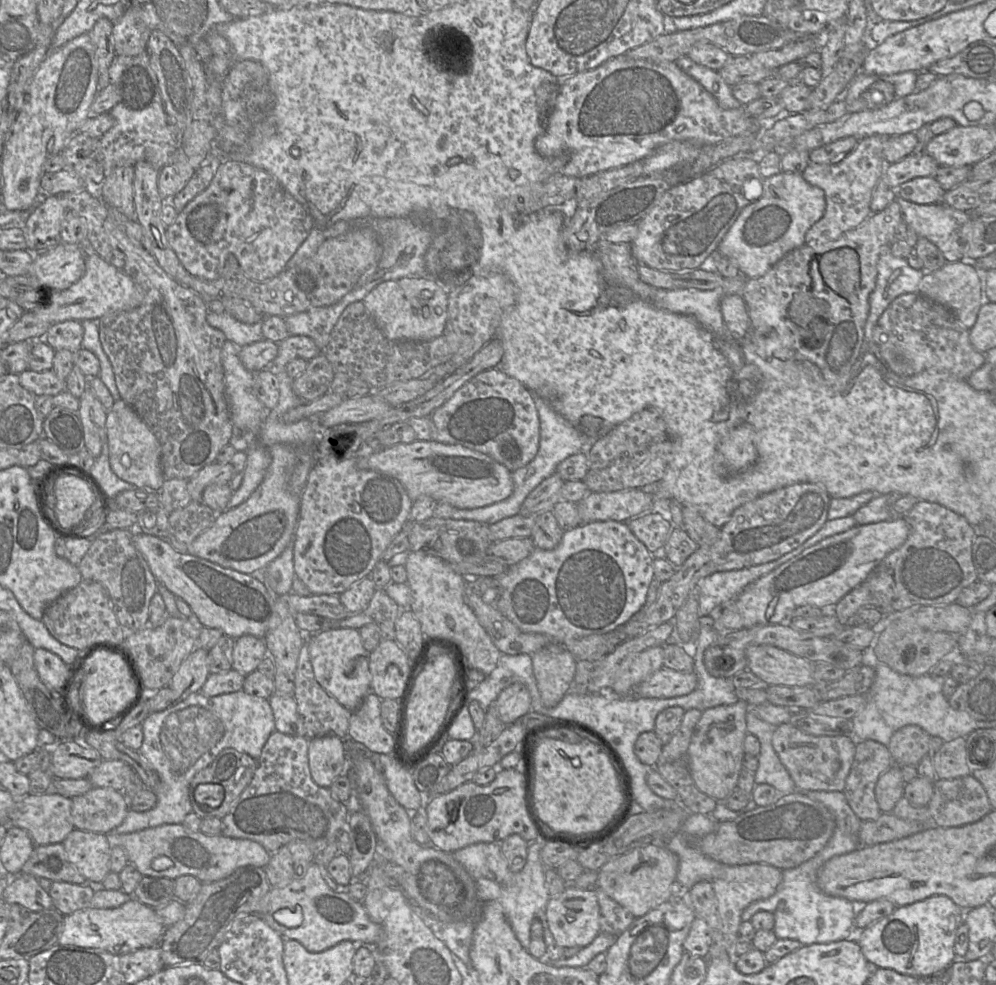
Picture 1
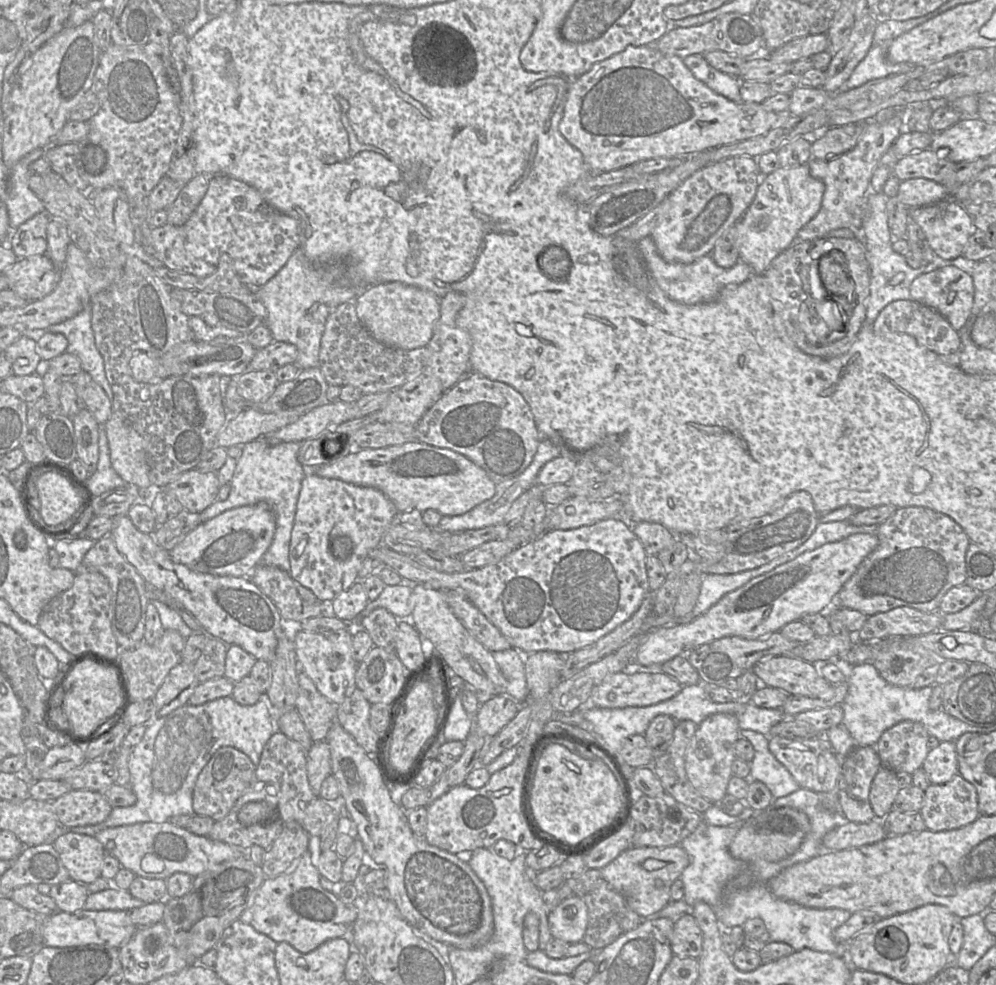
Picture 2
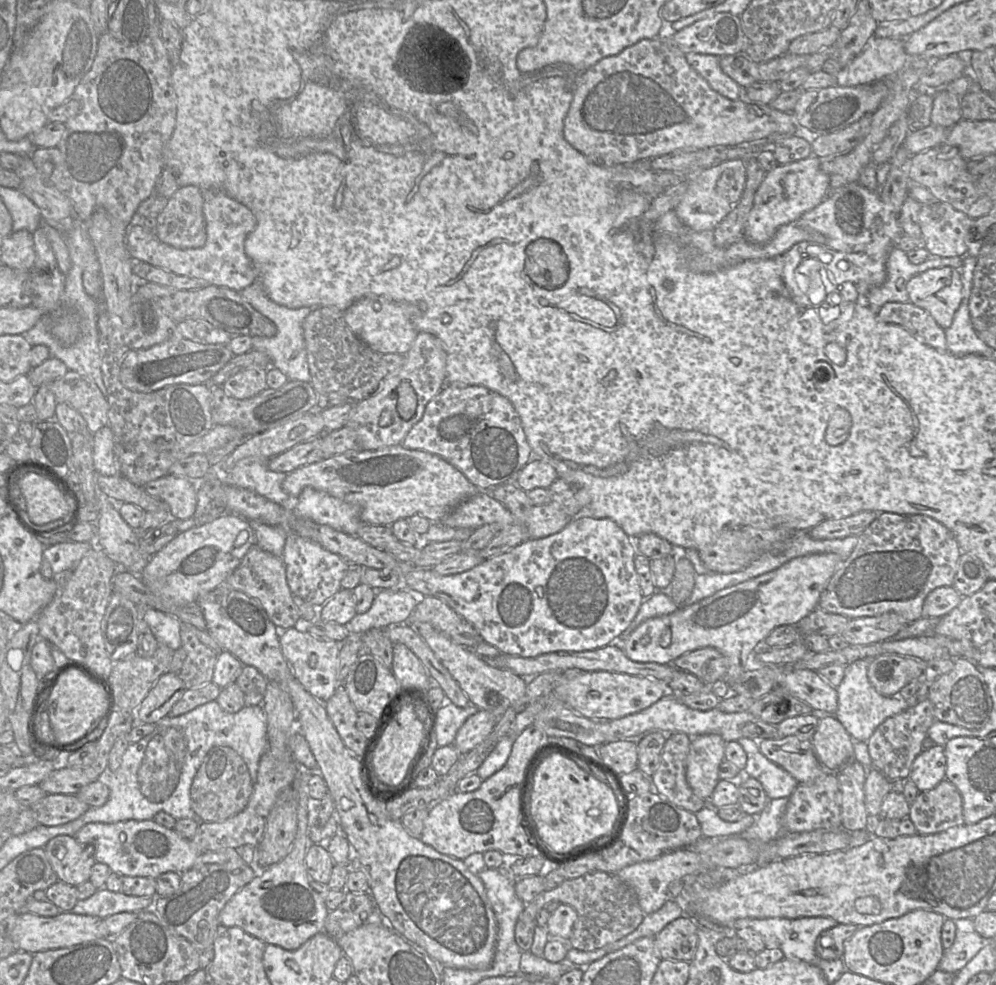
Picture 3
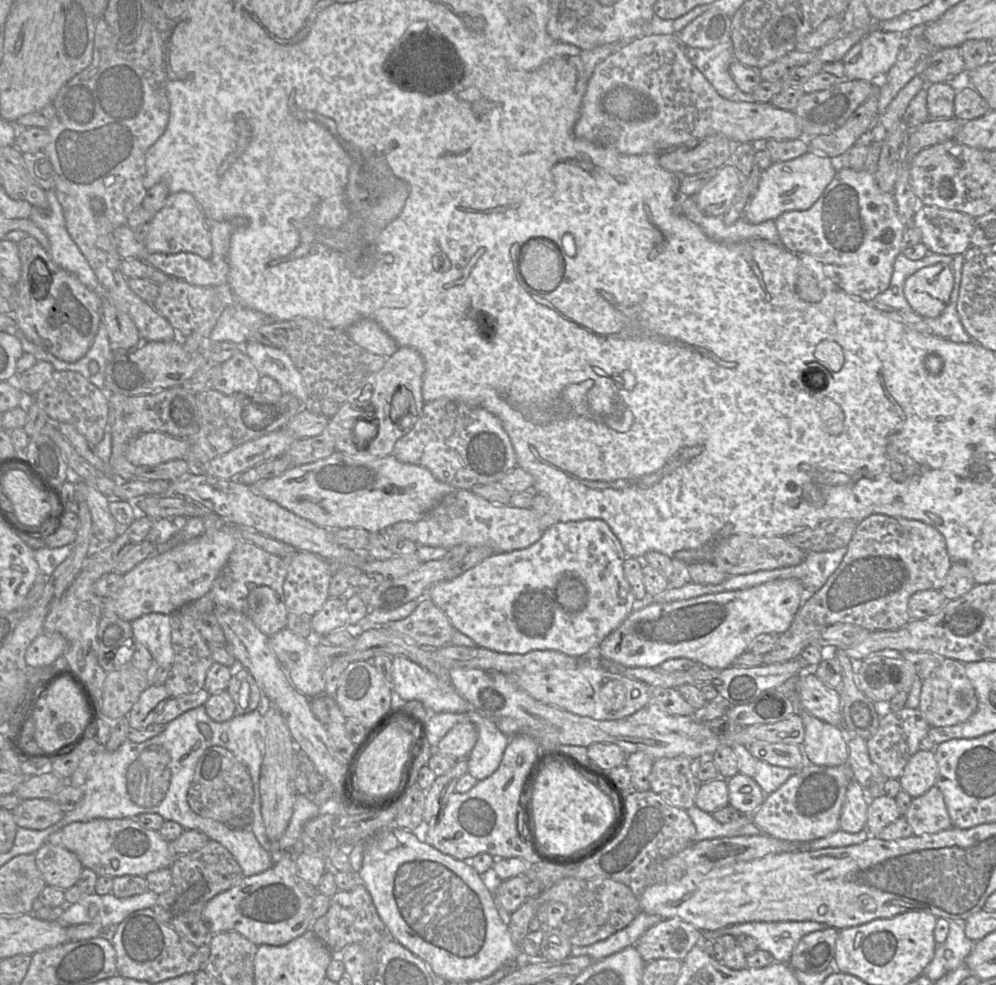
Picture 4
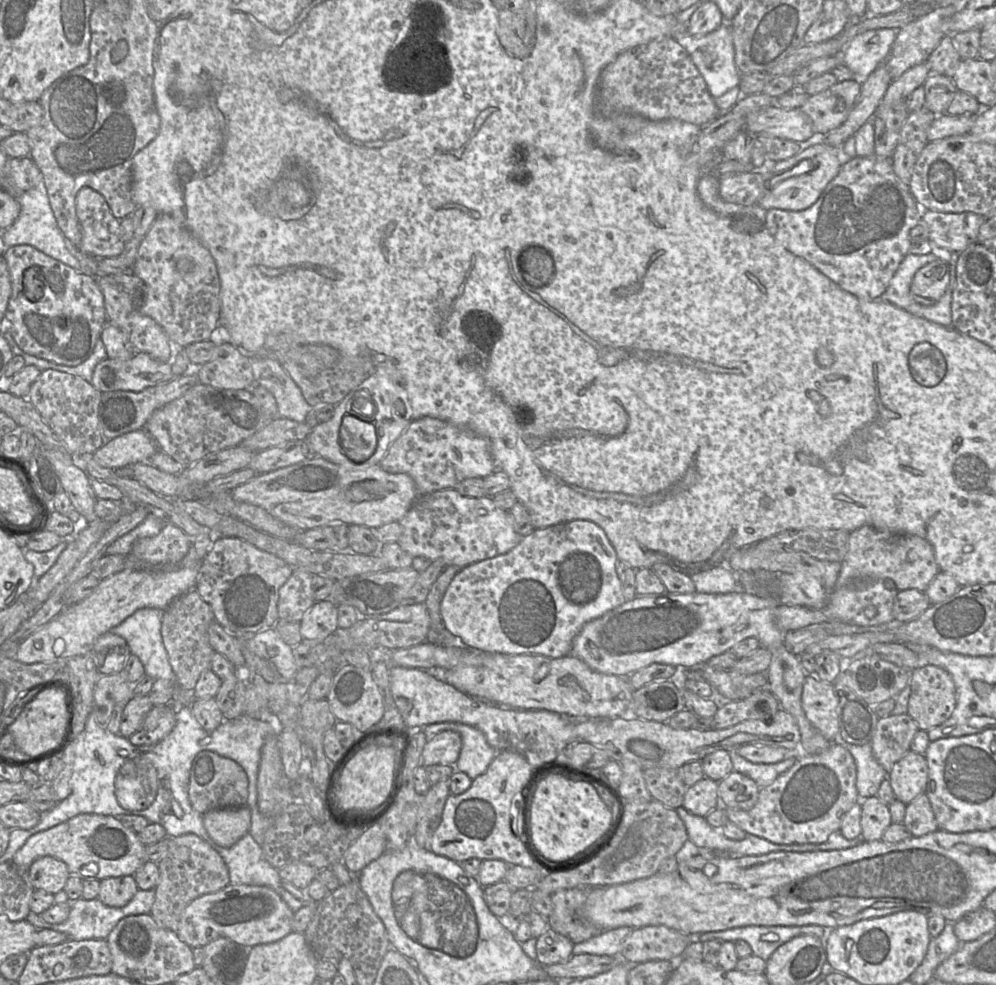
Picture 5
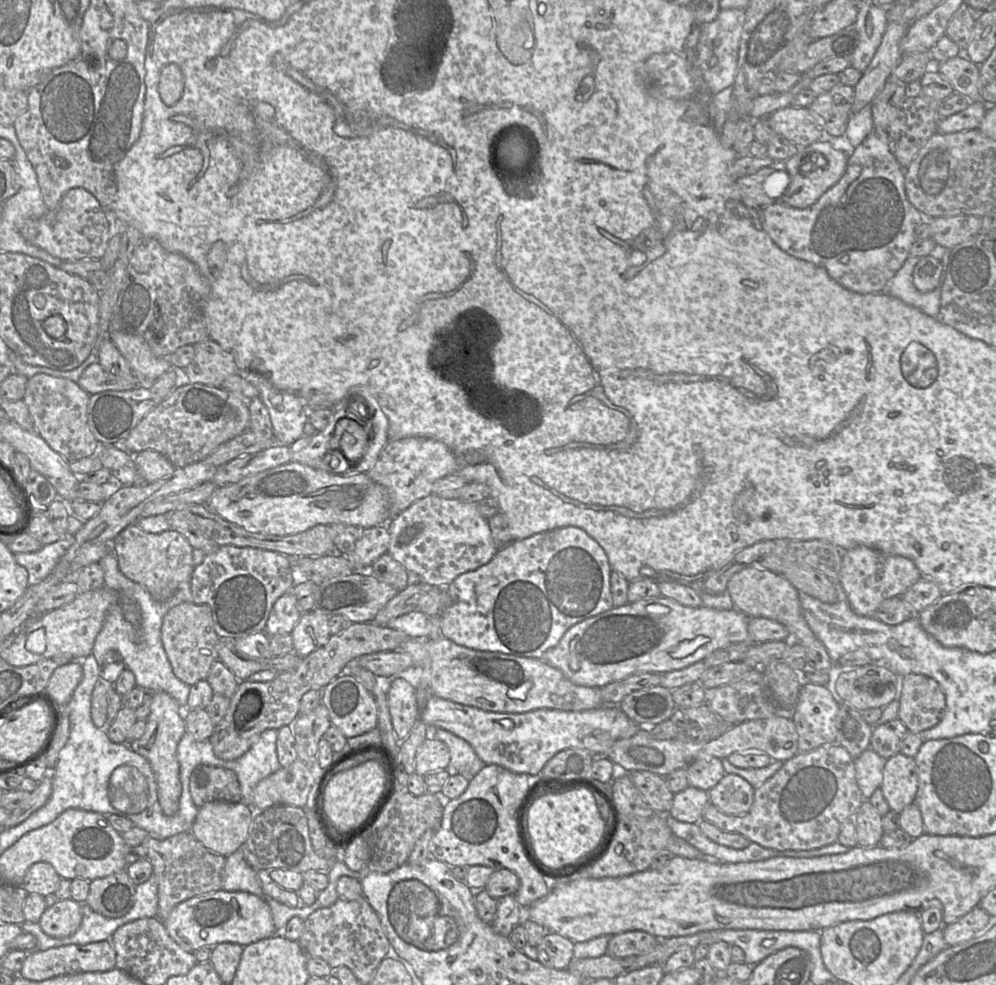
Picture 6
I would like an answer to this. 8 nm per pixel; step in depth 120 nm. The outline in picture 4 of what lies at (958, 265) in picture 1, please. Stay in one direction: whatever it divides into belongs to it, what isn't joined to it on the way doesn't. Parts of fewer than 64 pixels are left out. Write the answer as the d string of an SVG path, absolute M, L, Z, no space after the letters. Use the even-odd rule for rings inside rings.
M937 263L911 275L904 285L904 296L913 311L923 318L941 315L950 301L954 287L953 270Z

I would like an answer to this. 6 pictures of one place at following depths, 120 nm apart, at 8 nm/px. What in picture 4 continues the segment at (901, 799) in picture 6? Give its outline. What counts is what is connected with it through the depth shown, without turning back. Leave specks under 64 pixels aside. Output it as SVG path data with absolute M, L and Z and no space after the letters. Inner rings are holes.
M918 750L898 778L901 789L916 798L936 785L938 764L934 751Z

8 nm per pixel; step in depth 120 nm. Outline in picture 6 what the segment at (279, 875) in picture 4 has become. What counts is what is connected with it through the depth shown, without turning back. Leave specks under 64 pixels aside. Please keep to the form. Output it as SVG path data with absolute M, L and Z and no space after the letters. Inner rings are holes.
M219 890L185 900L171 911L164 926L169 936L187 952L194 952L202 947L214 947L222 943L237 943L244 947L276 934L271 909L266 898L241 891Z

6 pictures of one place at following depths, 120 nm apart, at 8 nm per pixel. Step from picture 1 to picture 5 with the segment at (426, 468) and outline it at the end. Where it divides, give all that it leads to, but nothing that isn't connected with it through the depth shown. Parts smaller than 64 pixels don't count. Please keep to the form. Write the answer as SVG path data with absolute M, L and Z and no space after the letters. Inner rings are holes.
M311 456L297 464L256 475L231 491L234 500L259 506L299 531L344 523L371 529L400 521L420 497L412 478L391 474L379 464L361 471L350 470Z

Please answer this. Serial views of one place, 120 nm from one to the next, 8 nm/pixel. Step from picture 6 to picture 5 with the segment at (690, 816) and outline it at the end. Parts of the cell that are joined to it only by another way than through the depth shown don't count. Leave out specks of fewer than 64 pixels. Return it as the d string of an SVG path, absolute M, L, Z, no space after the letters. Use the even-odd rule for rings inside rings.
M703 778L688 788L684 796L683 808L696 816L707 816L720 805L717 790L717 781Z

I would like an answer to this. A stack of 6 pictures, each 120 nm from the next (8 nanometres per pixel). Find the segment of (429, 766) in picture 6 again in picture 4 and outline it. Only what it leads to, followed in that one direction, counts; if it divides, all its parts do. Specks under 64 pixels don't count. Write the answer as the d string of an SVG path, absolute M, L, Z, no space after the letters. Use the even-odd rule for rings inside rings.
M471 722L453 726L440 740L435 752L453 757L455 760L467 758L478 739L478 730Z

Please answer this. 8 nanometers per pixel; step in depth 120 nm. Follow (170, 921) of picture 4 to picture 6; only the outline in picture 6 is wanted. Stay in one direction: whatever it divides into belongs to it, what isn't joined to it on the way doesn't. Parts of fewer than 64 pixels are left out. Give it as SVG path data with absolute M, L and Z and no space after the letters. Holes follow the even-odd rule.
M182 832L158 840L147 836L140 844L146 849L146 858L153 866L158 883L158 918L163 924L171 911L181 902L210 892L221 890L226 857L206 848L193 834Z

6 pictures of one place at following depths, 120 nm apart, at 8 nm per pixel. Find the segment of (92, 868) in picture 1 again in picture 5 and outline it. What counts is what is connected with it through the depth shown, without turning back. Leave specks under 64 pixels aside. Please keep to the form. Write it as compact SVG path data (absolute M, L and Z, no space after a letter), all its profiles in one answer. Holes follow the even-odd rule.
M43 856L30 865L28 875L35 890L44 890L54 895L63 890L71 874L63 861Z

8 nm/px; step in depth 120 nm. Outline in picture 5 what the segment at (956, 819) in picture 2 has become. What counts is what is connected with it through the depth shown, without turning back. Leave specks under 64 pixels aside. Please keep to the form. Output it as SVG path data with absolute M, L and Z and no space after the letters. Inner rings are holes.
M925 793L906 805L905 817L902 823L915 837L923 836L939 829Z

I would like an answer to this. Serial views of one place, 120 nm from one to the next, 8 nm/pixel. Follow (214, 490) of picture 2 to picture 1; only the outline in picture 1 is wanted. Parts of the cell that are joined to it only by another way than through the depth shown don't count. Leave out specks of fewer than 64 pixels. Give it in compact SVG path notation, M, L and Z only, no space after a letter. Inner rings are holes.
M213 462L188 479L188 491L190 499L202 502L202 494L204 489L212 484L224 485L234 477L235 469L231 463Z

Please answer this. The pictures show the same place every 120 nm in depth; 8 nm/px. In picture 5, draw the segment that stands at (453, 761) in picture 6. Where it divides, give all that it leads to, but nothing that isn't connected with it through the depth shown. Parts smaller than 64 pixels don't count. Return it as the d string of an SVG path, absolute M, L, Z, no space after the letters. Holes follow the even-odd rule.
M456 722L434 723L423 728L427 741L445 730L455 731L462 738L462 747L454 765L455 769L466 773L472 780L483 774L497 754L488 744L485 735L473 726Z

